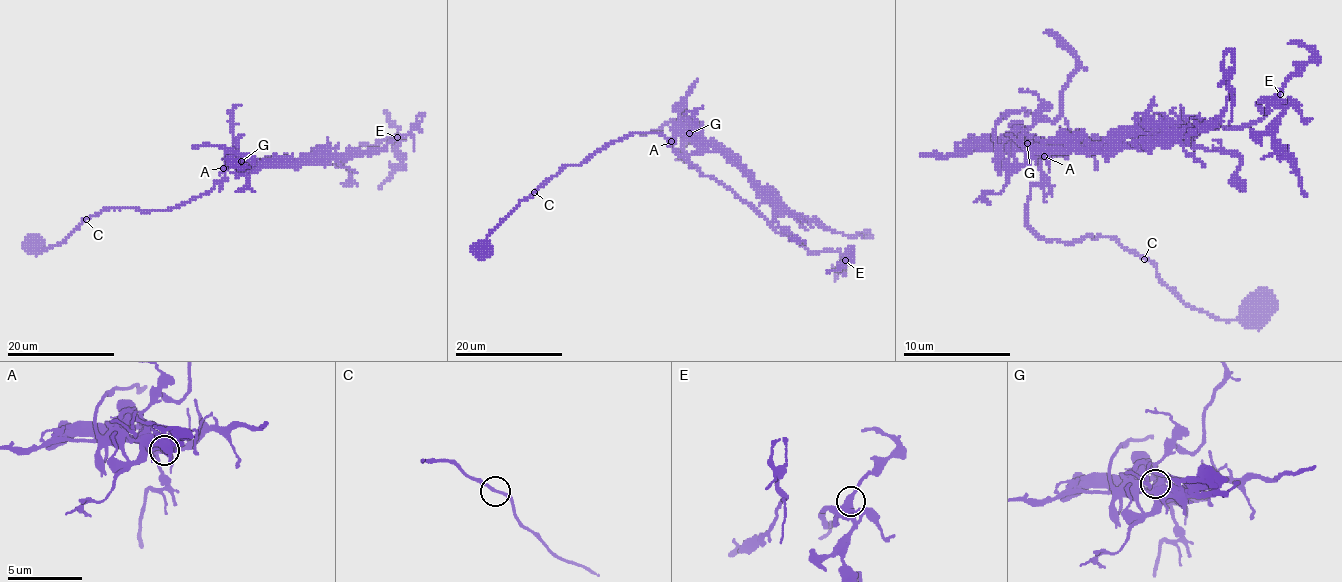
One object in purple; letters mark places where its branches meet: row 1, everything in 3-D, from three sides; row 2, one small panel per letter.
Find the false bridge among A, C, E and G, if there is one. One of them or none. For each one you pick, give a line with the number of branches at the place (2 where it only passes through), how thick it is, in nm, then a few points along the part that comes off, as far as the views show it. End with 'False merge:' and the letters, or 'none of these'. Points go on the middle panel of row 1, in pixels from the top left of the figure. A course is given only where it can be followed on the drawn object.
G: Branches: 5. Thickness 550 nm. Course of the part to remove: (690, 133), (725, 152), (754, 185), (814, 226)
False merge: G

